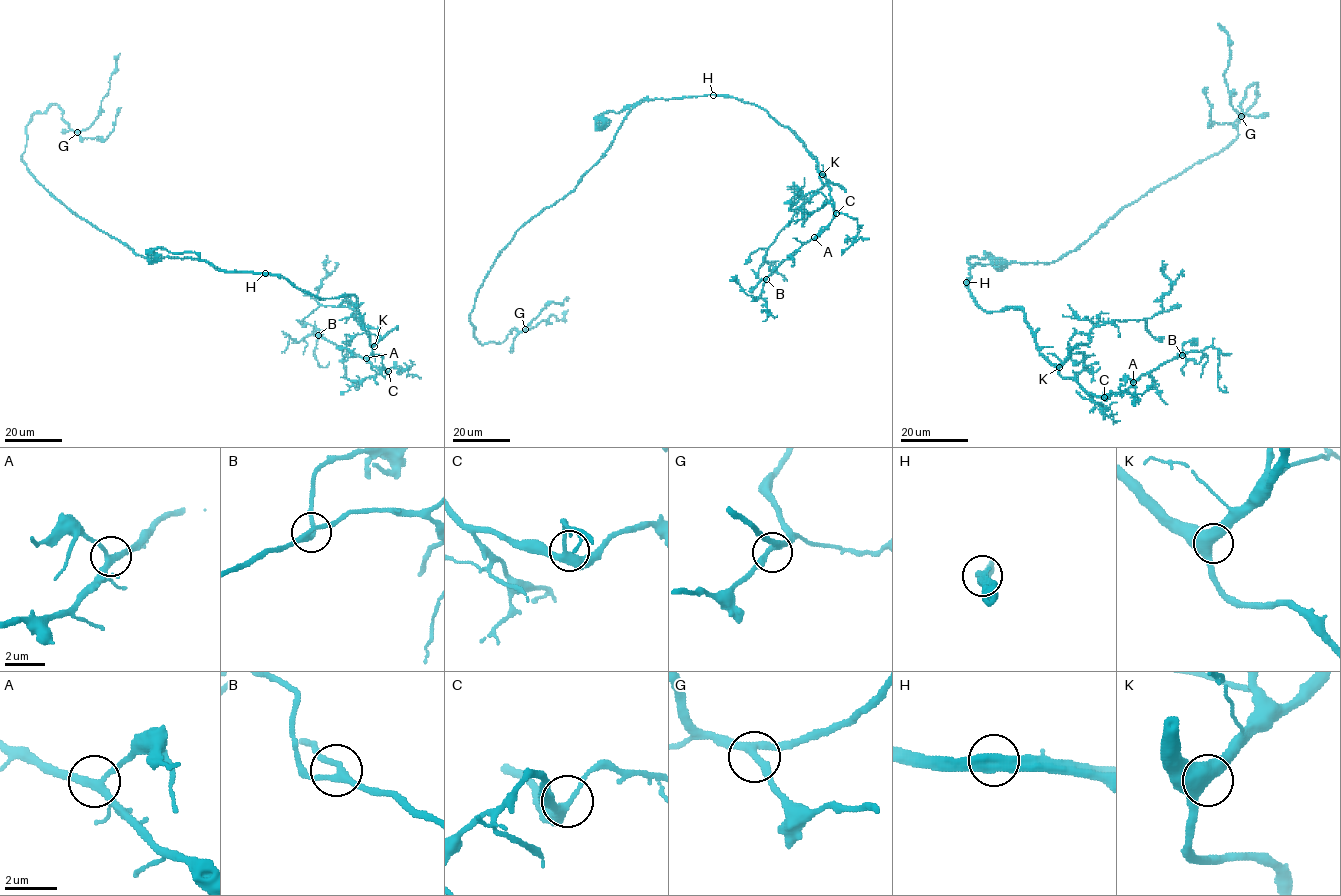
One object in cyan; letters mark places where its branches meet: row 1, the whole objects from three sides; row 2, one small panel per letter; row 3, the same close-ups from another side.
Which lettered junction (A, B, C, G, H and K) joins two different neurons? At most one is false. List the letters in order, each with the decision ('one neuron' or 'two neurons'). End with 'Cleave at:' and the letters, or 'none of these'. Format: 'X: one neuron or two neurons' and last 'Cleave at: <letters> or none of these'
A: one neuron
B: one neuron
C: one neuron
G: one neuron
H: one neuron
K: one neuron
Cleave at: none of these

